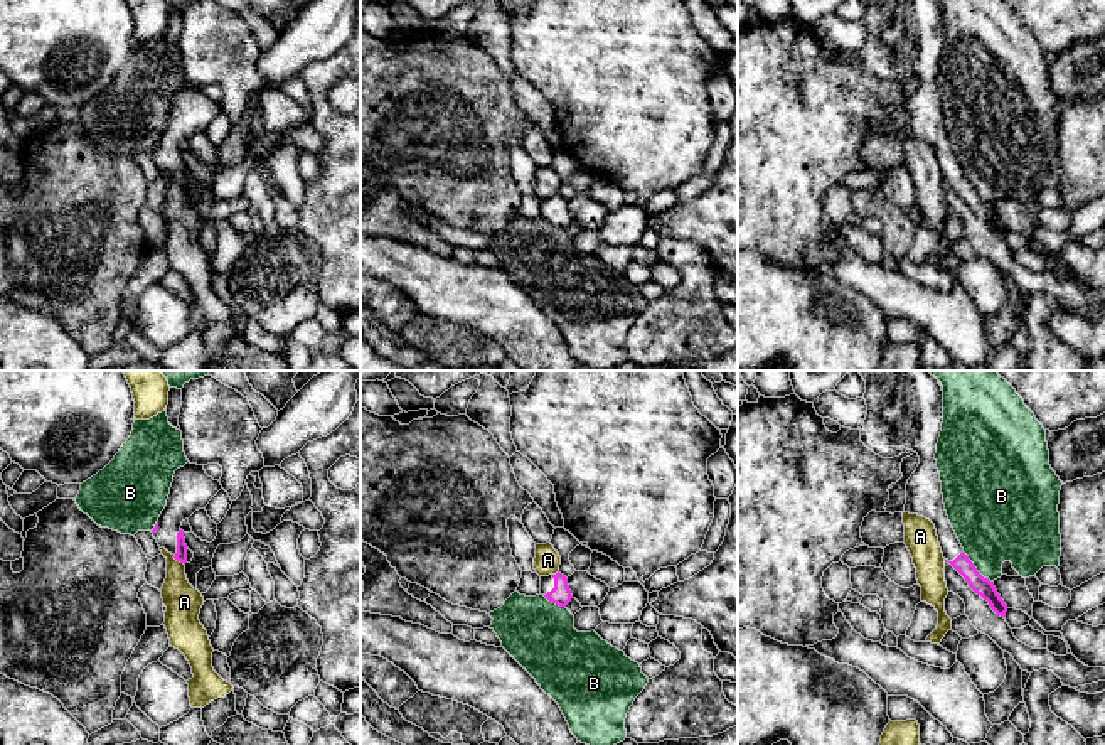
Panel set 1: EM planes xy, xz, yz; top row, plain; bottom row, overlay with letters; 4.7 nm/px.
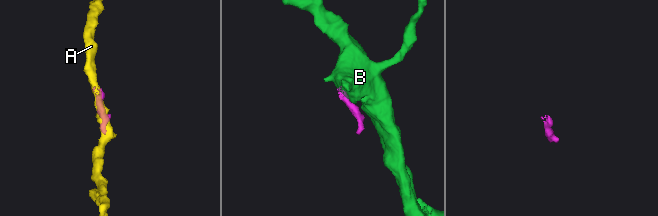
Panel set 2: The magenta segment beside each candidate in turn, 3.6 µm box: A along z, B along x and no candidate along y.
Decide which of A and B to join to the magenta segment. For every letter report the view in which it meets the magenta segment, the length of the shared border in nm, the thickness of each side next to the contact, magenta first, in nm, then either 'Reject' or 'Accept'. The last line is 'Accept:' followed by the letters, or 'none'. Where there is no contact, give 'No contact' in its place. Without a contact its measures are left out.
A: Touches magenta in xy. Shared border 80 nm. Thickness 60 nm (magenta) against 170 nm. Reject
B: Touches magenta in yz. Shared border 200 nm. Thickness 90 nm (magenta) against 400 nm. Reject
Accept: none

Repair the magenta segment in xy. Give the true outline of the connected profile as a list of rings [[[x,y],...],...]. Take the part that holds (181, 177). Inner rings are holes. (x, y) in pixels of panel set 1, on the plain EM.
[[[187,84],[173,96],[173,105],[155,150],[153,160],[180,185],[187,185],[187,167],[182,145],[195,133],[206,131],[209,123],[222,111],[219,103],[209,99],[204,88]]]

